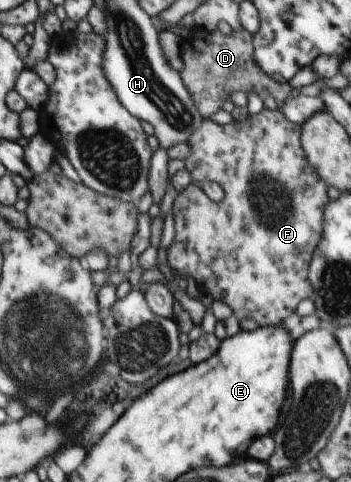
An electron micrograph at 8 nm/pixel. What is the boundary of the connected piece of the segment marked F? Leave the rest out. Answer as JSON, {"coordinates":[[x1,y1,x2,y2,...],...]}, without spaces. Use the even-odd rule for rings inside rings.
{"coordinates":[[262,109,258,114,248,115,243,121,234,120,228,125,220,126,209,118,204,118,198,130,189,138,191,154,185,158,185,168,191,174,192,182,180,191,174,201,173,218,175,220,175,239,169,248,167,255,172,268,178,270,182,276,192,276,200,290,206,294,212,294,214,300,225,302,233,310,233,315,240,320,253,320,256,326,273,327,280,326,289,316,295,313,298,304,304,299,310,299,314,295,312,284,309,281,309,264,313,252,317,249,323,233,323,215,325,206,329,203,328,185,312,168,306,153,301,145,301,130,299,124,293,123,281,110],[198,182,216,182,224,191,224,199,218,203,212,201,198,187]]}

